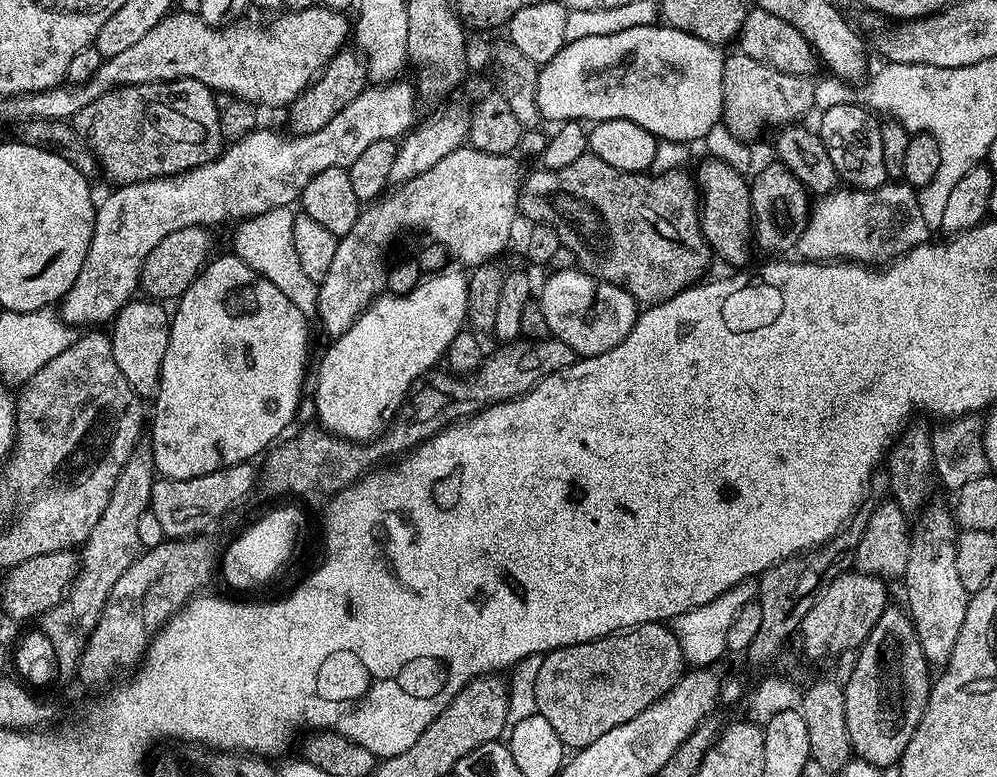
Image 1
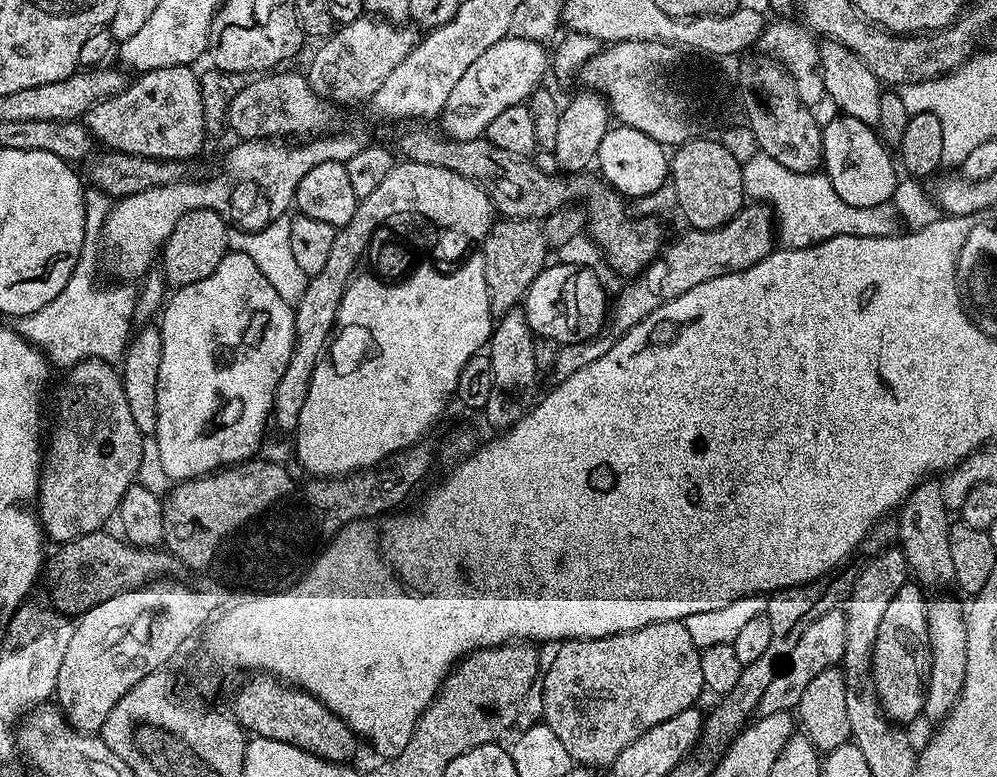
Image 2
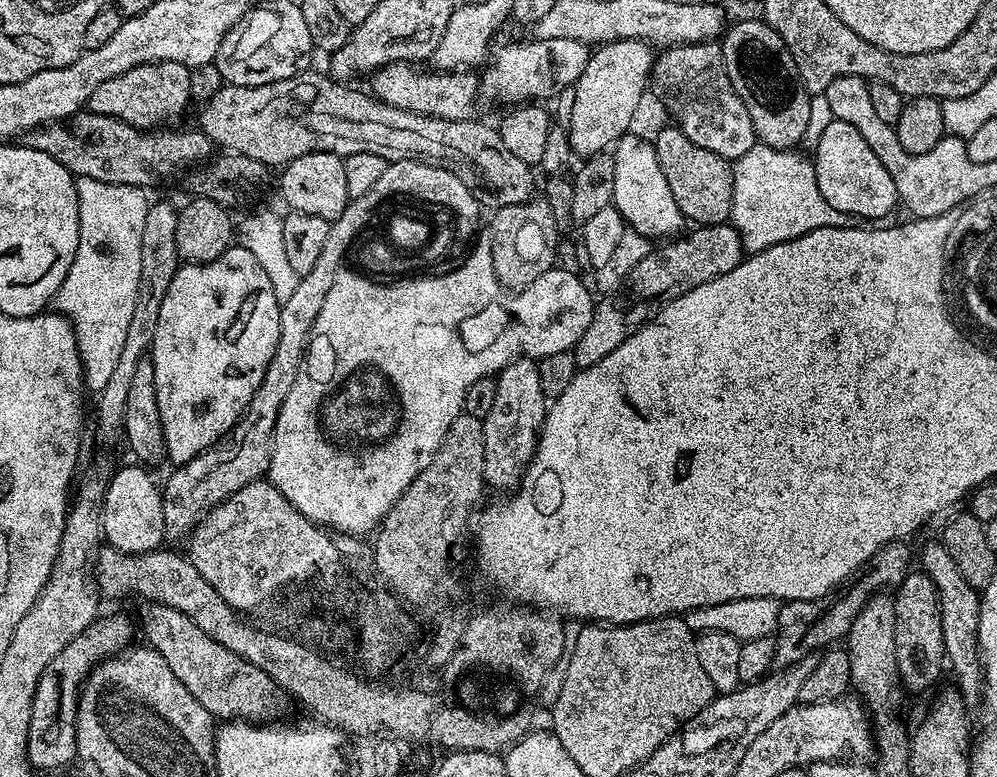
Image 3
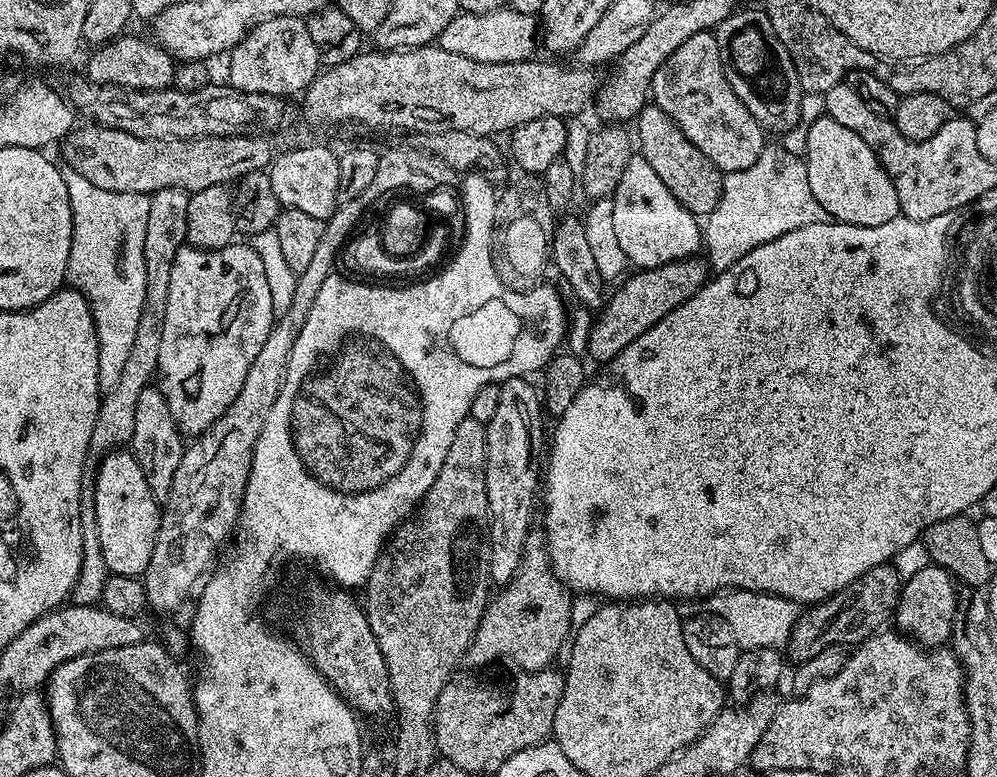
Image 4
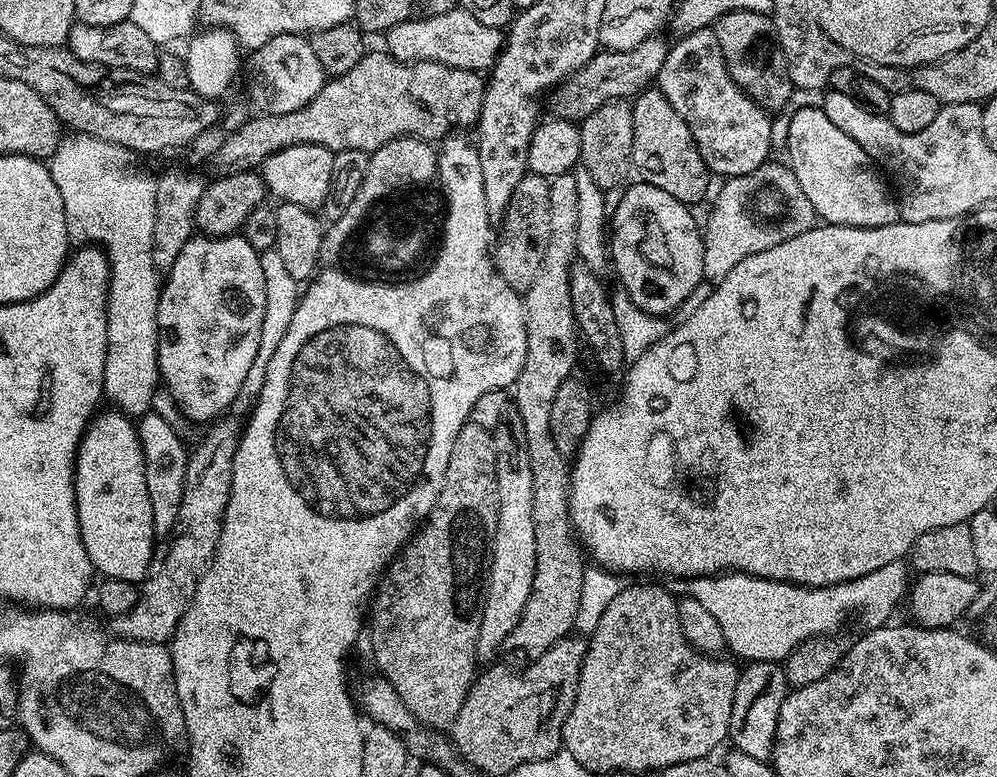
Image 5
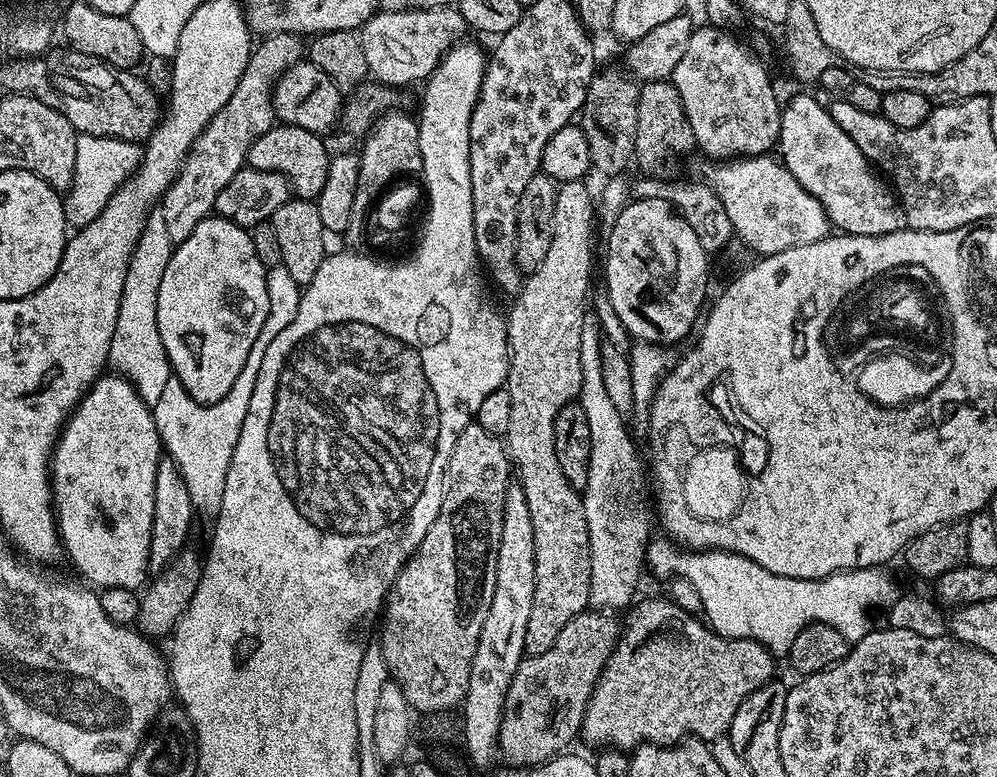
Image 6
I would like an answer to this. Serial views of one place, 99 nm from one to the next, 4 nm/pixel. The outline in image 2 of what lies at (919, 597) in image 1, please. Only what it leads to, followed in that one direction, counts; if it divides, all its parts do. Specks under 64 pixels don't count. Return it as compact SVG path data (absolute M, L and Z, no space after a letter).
M948 596L928 600L926 626L928 627L932 665L922 713L923 719L933 720L933 722L943 720L950 714L950 710L956 705L962 694L962 686L966 682L966 638L968 637L968 632L964 628L965 615L965 605L963 603L960 605L958 601L951 600Z

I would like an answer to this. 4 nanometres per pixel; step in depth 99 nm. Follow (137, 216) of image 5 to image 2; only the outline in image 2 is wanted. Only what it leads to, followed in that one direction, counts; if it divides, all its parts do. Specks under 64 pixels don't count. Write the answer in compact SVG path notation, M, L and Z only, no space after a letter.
M89 187L84 193L86 210L86 234L78 262L70 274L70 282L62 286L62 294L42 310L26 314L15 321L16 332L39 348L48 358L49 365L56 364L63 370L71 370L83 360L106 360L116 362L128 349L128 341L134 332L134 306L137 289L128 282L100 284L96 271L102 268L102 237L104 223L114 203L113 197Z

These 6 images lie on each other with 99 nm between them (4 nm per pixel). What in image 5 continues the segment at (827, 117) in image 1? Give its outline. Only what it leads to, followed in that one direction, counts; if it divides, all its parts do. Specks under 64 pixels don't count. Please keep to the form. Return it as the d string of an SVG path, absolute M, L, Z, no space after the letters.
M798 108L791 117L786 164L823 223L877 228L900 220L898 201L885 177L866 150L826 118L823 108Z

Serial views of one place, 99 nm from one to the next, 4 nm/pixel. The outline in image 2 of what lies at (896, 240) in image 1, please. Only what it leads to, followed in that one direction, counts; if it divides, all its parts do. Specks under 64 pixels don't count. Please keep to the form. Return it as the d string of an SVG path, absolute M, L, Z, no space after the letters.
M757 150L742 164L744 195L752 202L767 202L773 211L779 243L787 248L808 248L832 237L893 236L902 221L891 201L877 206L851 206L838 196L823 171L795 172L786 170L782 162L774 162L765 152Z

